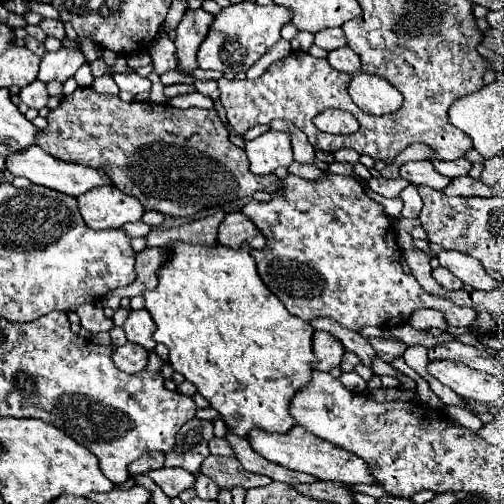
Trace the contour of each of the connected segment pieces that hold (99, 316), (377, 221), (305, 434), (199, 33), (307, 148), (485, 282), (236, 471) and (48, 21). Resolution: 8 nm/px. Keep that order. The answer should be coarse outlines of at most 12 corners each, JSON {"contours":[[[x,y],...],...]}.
{"contours":[[[84,304],[76,310],[80,326],[92,334],[114,328],[100,304]],[[288,174],[242,212],[290,314],[356,332],[440,310],[356,180]],[[302,426],[250,430],[252,450],[318,480],[374,484],[362,458]],[[186,10],[176,28],[178,70],[198,68],[196,52],[212,14]],[[274,120],[270,128],[290,134],[294,160],[314,164],[314,148],[294,124]],[[456,250],[436,254],[440,266],[476,290],[494,290],[498,282],[484,266]],[[208,456],[200,468],[222,488],[266,486],[232,456]],[[44,18],[40,28],[46,36],[54,36],[58,40],[64,38],[62,20]]]}

